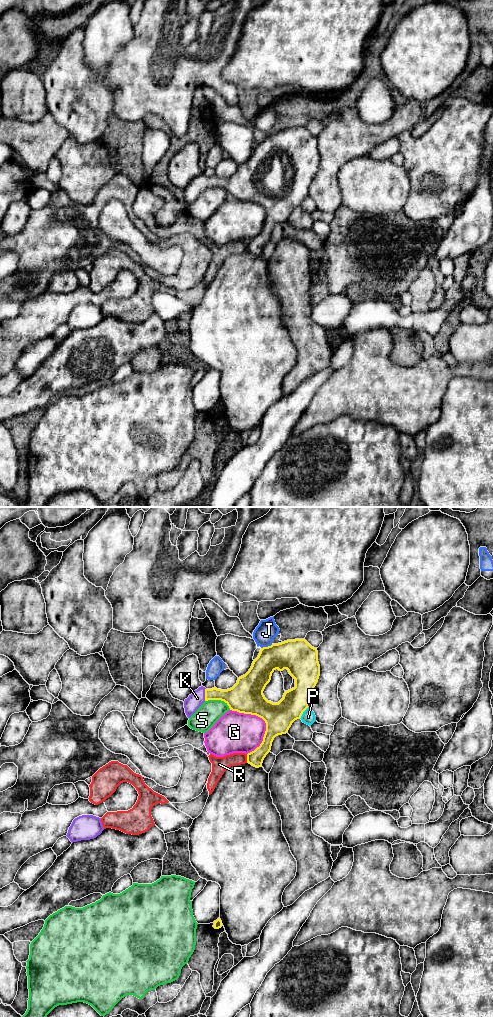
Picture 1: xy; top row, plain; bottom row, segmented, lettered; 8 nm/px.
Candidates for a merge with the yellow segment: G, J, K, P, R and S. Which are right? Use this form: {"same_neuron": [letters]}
{"same_neuron": ["K"]}

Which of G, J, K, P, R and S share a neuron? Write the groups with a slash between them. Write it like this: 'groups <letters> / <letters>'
groups G / J / K / P / R S

